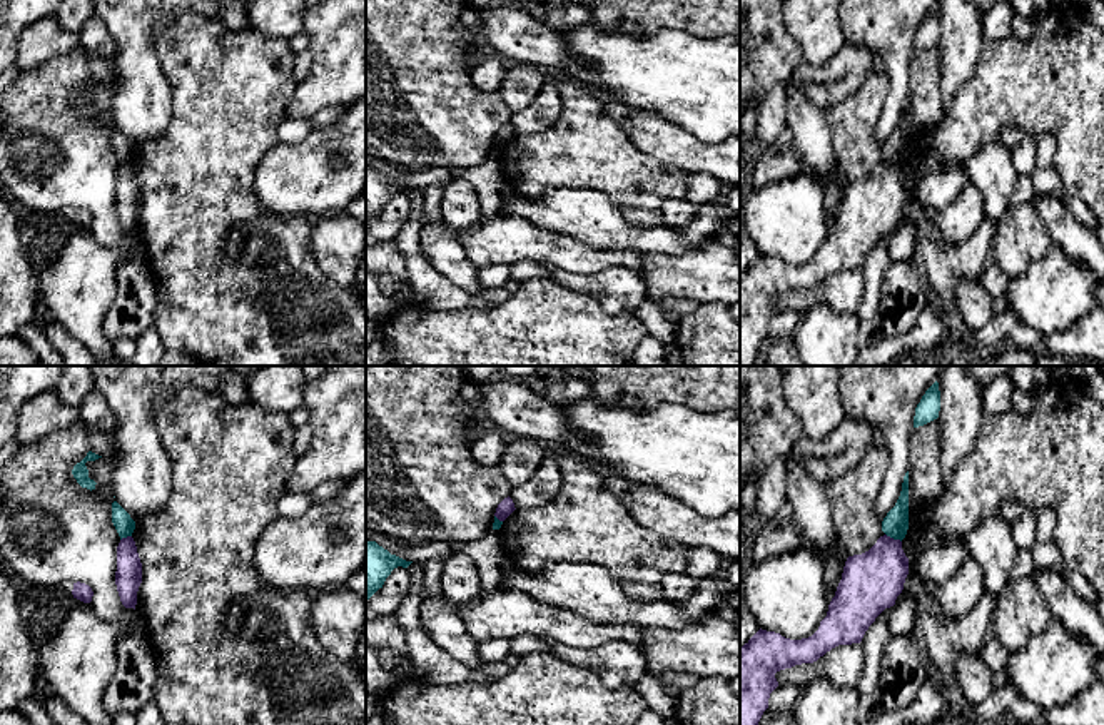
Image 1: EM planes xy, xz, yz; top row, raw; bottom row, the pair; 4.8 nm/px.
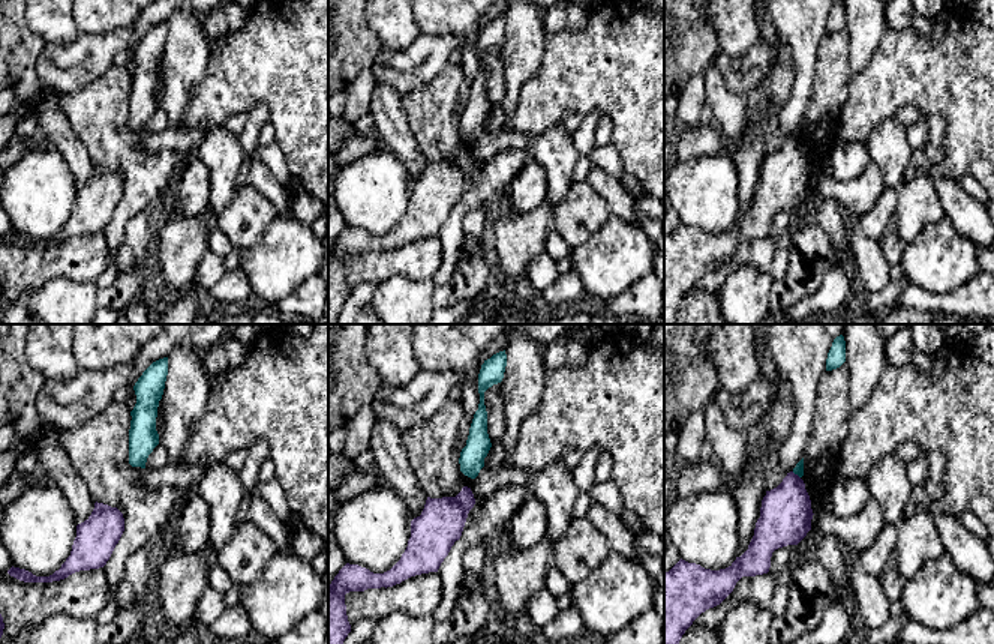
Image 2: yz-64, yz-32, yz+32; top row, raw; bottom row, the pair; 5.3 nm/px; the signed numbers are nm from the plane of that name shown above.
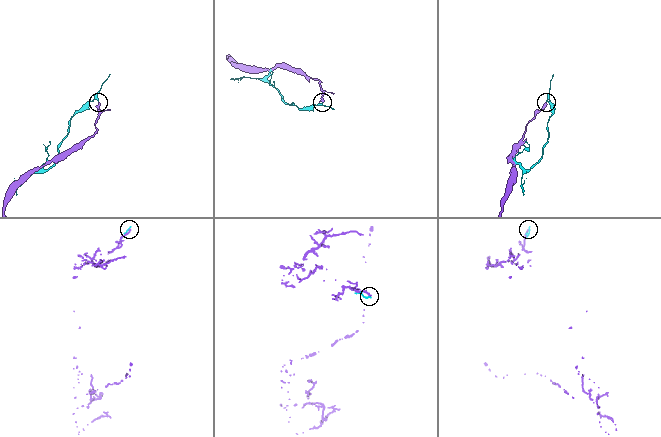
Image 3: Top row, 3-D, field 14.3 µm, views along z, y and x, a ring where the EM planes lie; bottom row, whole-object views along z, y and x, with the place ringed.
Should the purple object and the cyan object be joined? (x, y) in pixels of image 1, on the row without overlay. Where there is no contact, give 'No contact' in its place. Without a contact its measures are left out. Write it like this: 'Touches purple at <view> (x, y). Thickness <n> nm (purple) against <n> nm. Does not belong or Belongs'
Touches purple at yz (892, 164). Thickness 280 nm (purple) against 120 nm. Does not belong

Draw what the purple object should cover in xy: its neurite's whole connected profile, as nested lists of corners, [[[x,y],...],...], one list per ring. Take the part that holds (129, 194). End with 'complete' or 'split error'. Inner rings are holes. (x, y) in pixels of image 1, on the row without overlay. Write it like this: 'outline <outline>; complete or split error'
outline [[[132,162],[122,164],[117,172],[115,210],[125,234],[137,231],[137,217],[142,209],[142,189]]]; complete

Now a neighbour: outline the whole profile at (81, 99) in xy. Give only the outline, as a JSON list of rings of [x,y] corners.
[[[89,77],[87,82],[85,82],[80,89],[77,89],[77,90],[73,92],[73,95],[72,95],[72,100],[73,100],[73,104],[77,105],[77,109],[78,109],[82,114],[87,114],[87,115],[90,115],[90,117],[95,115],[95,110],[97,110],[97,109],[89,104],[89,95],[87,95],[85,89],[87,89],[87,87],[95,87],[95,85],[99,85],[99,84],[102,84],[102,82]]]

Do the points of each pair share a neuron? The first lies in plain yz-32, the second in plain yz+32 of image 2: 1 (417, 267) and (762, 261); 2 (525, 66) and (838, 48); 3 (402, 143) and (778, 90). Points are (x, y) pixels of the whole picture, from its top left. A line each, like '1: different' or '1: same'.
1: same
2: different
3: different

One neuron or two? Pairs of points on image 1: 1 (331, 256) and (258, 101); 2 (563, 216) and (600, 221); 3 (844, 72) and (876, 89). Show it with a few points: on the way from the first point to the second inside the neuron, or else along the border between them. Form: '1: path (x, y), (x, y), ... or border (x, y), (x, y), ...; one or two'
1: border (313, 221), (311, 253), (314, 261); two
2: path (572, 216), (592, 218); one
3: border (872, 72), (854, 92), (832, 107); two

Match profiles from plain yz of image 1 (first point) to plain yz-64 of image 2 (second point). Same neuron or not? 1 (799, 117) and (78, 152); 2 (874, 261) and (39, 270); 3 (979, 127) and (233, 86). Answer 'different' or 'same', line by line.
1: same
2: different
3: same

